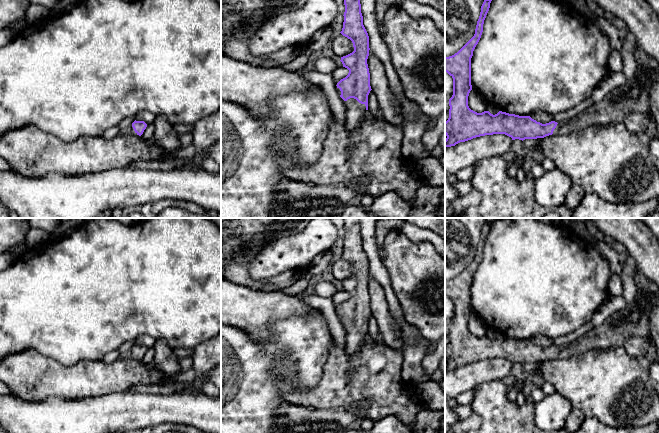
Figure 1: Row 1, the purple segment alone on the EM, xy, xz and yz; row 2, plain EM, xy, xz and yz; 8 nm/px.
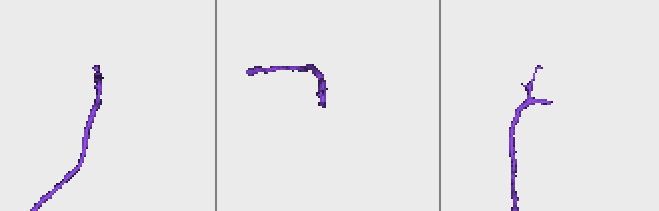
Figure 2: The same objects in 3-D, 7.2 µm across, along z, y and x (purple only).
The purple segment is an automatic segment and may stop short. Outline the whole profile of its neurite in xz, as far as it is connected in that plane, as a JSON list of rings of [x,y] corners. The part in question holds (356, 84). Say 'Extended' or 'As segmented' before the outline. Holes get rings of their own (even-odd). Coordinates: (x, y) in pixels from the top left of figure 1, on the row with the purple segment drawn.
Extended. [[[344,0],[344,5],[344,22],[340,33],[352,41],[354,51],[341,57],[340,61],[349,73],[336,86],[346,104],[347,129],[353,131],[361,125],[368,110],[368,95],[372,90],[367,64],[370,48],[369,36],[363,25],[360,0]]]

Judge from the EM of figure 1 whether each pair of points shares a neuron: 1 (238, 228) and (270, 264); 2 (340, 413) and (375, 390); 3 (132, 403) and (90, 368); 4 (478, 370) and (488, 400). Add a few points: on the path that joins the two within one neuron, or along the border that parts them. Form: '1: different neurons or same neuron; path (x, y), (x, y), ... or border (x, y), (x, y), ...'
1: different neurons; border (277, 238), (256, 250), (248, 271)
2: different neurons; border (369, 403), (359, 401), (331, 409)
3: different neurons; border (128, 390), (96, 396)
4: different neurons; border (501, 380), (485, 381), (479, 383), (473, 389)

